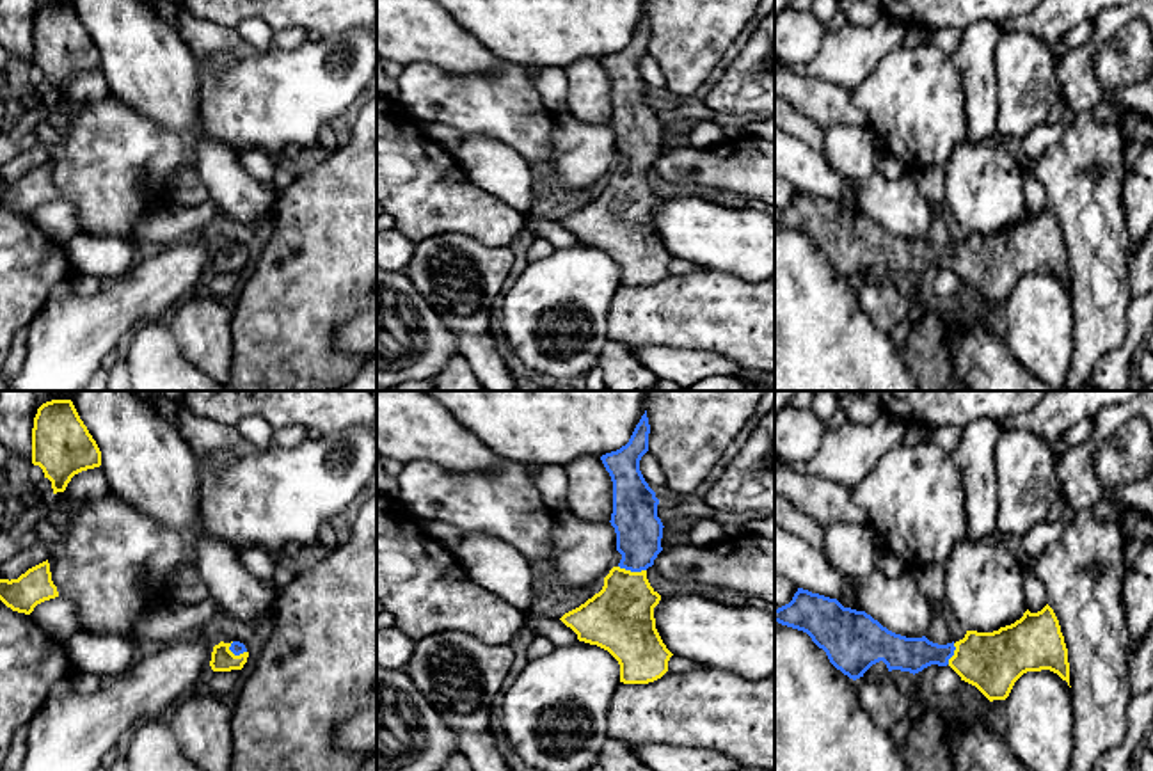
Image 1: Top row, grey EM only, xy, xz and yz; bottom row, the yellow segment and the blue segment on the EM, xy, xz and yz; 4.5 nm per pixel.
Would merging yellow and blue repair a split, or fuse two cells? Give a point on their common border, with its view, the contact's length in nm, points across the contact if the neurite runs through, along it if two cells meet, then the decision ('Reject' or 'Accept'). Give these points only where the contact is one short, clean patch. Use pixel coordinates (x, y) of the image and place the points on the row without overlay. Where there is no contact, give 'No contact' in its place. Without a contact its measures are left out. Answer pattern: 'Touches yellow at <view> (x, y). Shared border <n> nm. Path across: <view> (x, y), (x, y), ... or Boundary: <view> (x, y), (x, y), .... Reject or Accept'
Touches yellow at xz (633, 174). Shared border 130 nm. Path across: xz (619, 221), (633, 174), (638, 155), (638, 132). Accept

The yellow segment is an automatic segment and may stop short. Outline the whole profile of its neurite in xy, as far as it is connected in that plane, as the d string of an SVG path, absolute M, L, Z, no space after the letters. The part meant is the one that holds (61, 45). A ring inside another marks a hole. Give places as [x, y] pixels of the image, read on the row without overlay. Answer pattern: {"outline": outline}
{"outline": "M52 2L37 11L32 30L32 66L64 94L71 80L101 68L101 53L71 2Z"}

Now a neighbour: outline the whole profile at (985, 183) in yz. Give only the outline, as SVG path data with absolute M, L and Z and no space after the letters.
M1000 135L984 140L963 139L943 165L949 217L966 233L993 234L1011 227L1027 213L1025 171L1002 144Z

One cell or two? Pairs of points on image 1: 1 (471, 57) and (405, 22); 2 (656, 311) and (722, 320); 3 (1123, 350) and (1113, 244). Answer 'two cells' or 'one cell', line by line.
1: one cell
2: one cell
3: two cells

